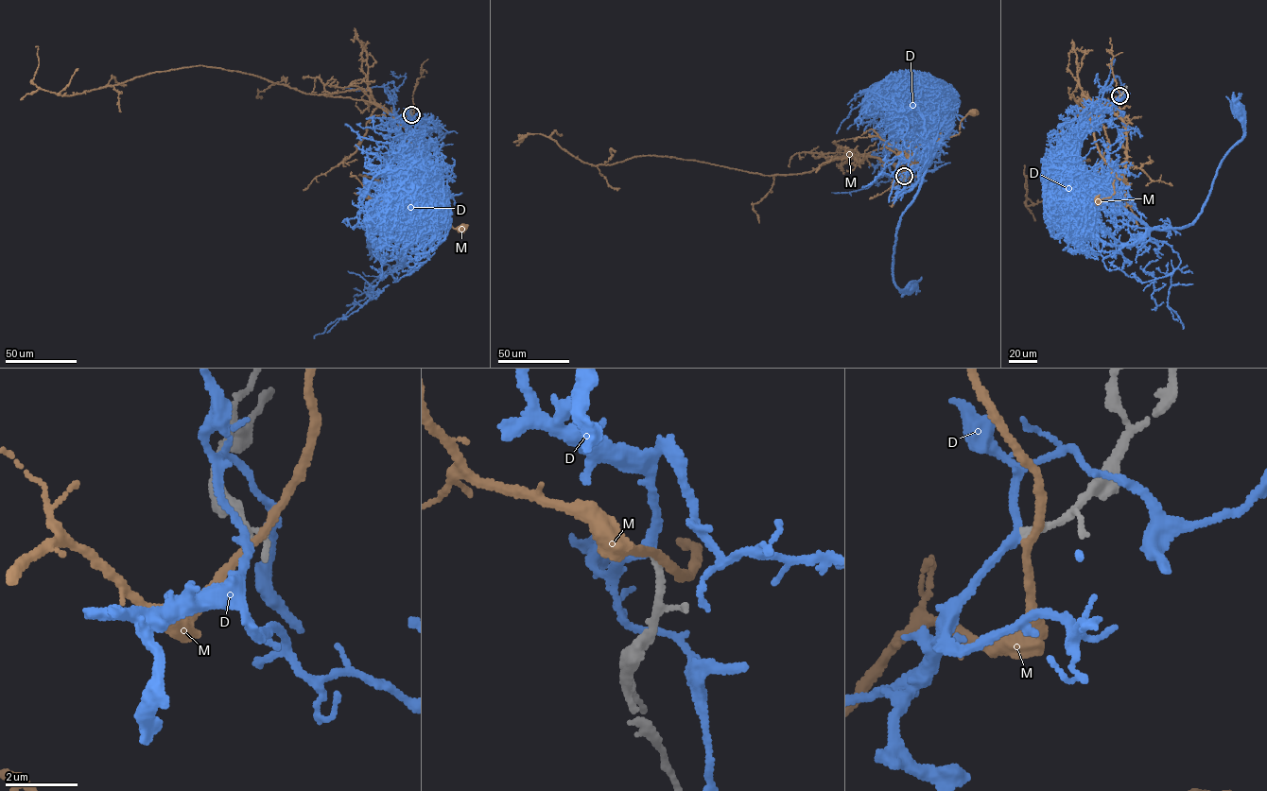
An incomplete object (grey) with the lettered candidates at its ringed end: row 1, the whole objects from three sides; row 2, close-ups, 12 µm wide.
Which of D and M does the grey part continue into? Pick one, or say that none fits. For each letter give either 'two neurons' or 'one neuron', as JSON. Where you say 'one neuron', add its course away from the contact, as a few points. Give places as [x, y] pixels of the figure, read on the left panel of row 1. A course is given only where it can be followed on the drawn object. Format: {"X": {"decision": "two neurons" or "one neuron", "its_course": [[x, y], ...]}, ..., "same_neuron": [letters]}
{"D": {"decision": "one neuron", "its_course": [[410, 114], [406, 126], [426, 169], [433, 220], [401, 255], [384, 258], [367, 241], [368, 192], [393, 157]]}, "M": {"decision": "two neurons"}, "same_neuron": ["D"]}

